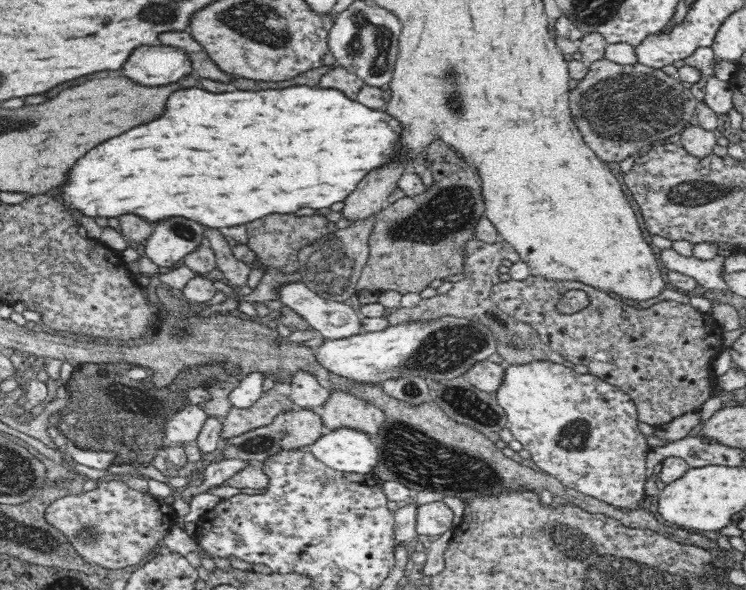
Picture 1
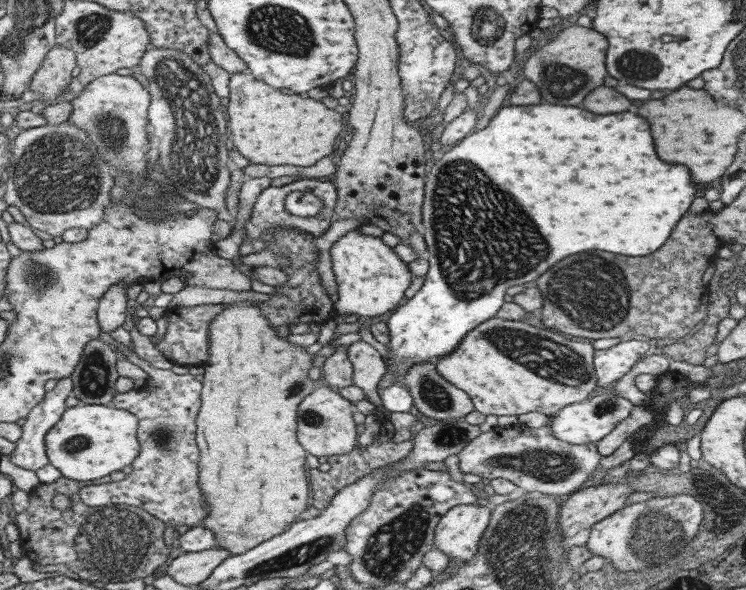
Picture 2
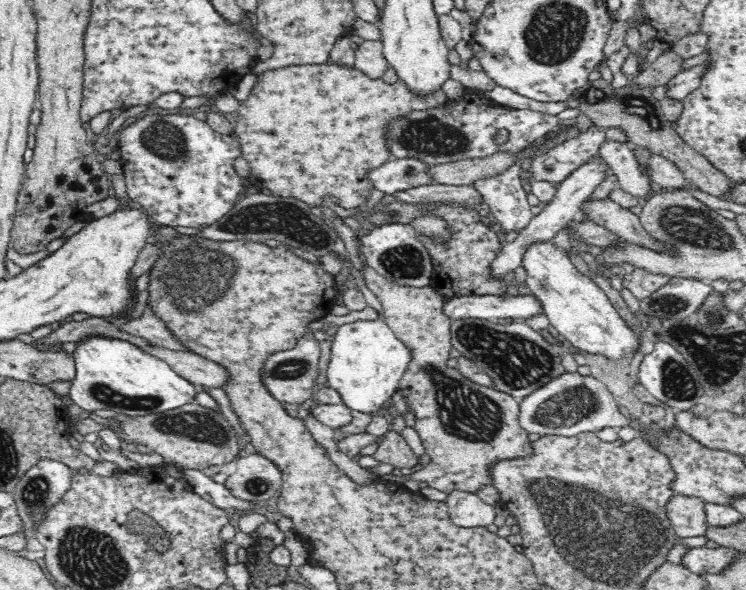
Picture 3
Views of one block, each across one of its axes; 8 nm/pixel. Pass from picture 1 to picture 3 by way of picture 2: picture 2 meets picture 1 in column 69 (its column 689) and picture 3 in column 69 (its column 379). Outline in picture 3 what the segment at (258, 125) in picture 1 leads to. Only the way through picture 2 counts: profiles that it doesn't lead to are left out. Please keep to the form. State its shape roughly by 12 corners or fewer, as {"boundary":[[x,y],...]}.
{"boundary":[[128,341],[75,343],[68,398],[86,412],[164,414],[191,383]]}

